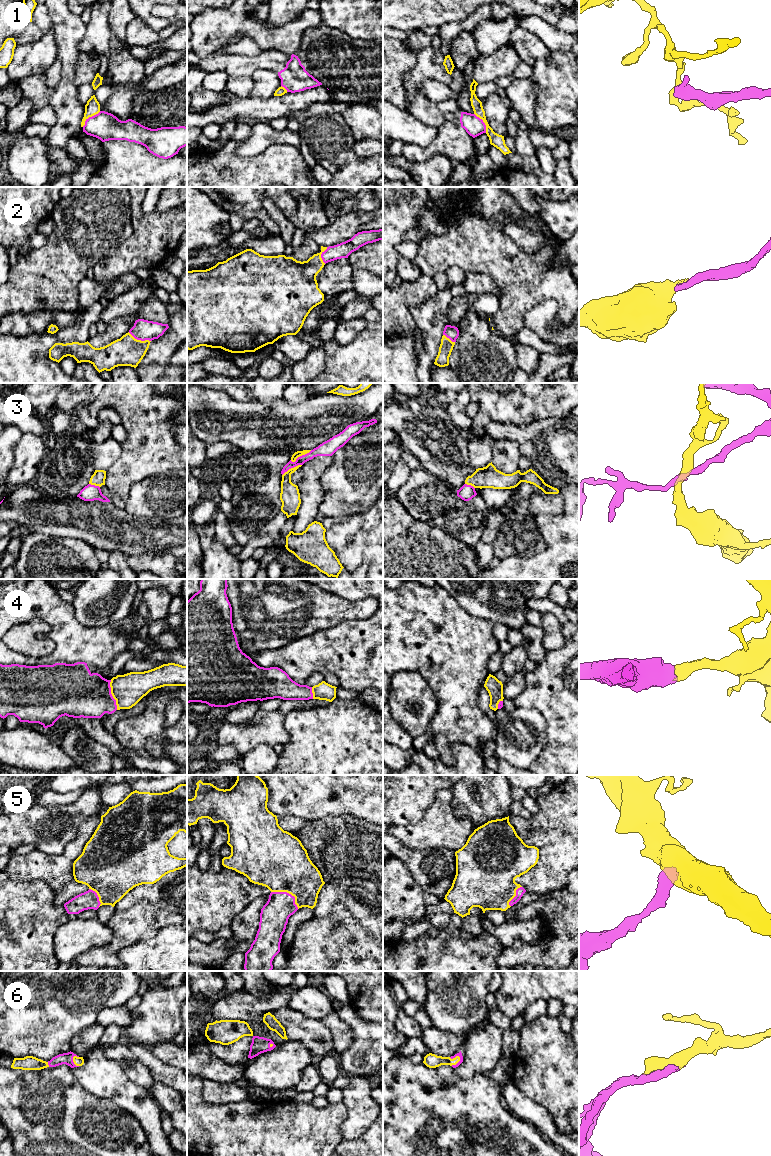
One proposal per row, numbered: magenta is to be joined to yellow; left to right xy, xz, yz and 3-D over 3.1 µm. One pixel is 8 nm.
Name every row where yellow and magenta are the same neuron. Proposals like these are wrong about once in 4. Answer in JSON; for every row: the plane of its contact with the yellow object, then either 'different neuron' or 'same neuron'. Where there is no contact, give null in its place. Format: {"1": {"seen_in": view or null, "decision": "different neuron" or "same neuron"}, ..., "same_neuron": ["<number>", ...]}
{"1": {"seen_in": "xy", "decision": "different neuron"}, "2": {"seen_in": "xy", "decision": "same neuron"}, "3": {"seen_in": "xz", "decision": "different neuron"}, "4": {"seen_in": "xy", "decision": "same neuron"}, "5": {"seen_in": "xz", "decision": "same neuron"}, "6": {"seen_in": "yz", "decision": "same neuron"}, "same_neuron": ["2", "4", "5", "6"]}

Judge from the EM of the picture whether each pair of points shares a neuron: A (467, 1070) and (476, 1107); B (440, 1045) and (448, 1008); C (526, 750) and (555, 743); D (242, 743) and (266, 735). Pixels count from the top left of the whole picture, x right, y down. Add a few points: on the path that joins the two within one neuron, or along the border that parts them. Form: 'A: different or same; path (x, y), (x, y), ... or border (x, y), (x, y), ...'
A: different; border (453, 1068), (456, 1075), (464, 1078), (483, 1073)
B: different; border (432, 1025), (445, 1031), (466, 1036)
C: different; border (546, 721), (546, 746), (532, 764)
D: same; path (248, 737), (250, 735), (260, 735)

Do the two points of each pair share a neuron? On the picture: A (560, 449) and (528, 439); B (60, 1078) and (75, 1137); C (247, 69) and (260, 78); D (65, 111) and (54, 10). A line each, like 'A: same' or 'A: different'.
A: same
B: same
C: different
D: same

